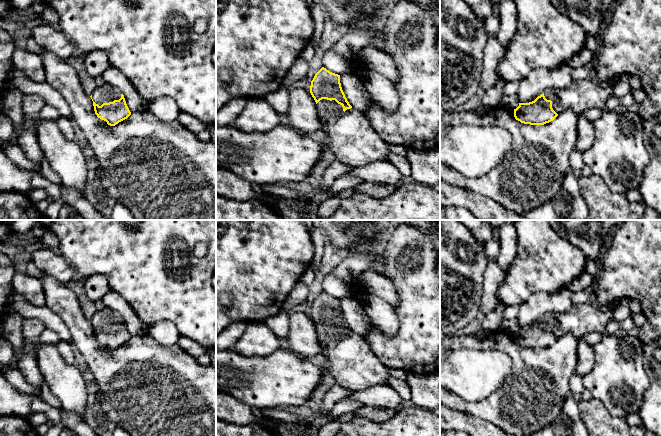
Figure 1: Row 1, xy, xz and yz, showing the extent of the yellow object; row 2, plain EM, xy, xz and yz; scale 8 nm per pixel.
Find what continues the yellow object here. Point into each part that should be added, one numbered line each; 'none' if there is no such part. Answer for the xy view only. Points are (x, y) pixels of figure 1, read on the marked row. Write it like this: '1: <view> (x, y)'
1: xy (106, 93)

